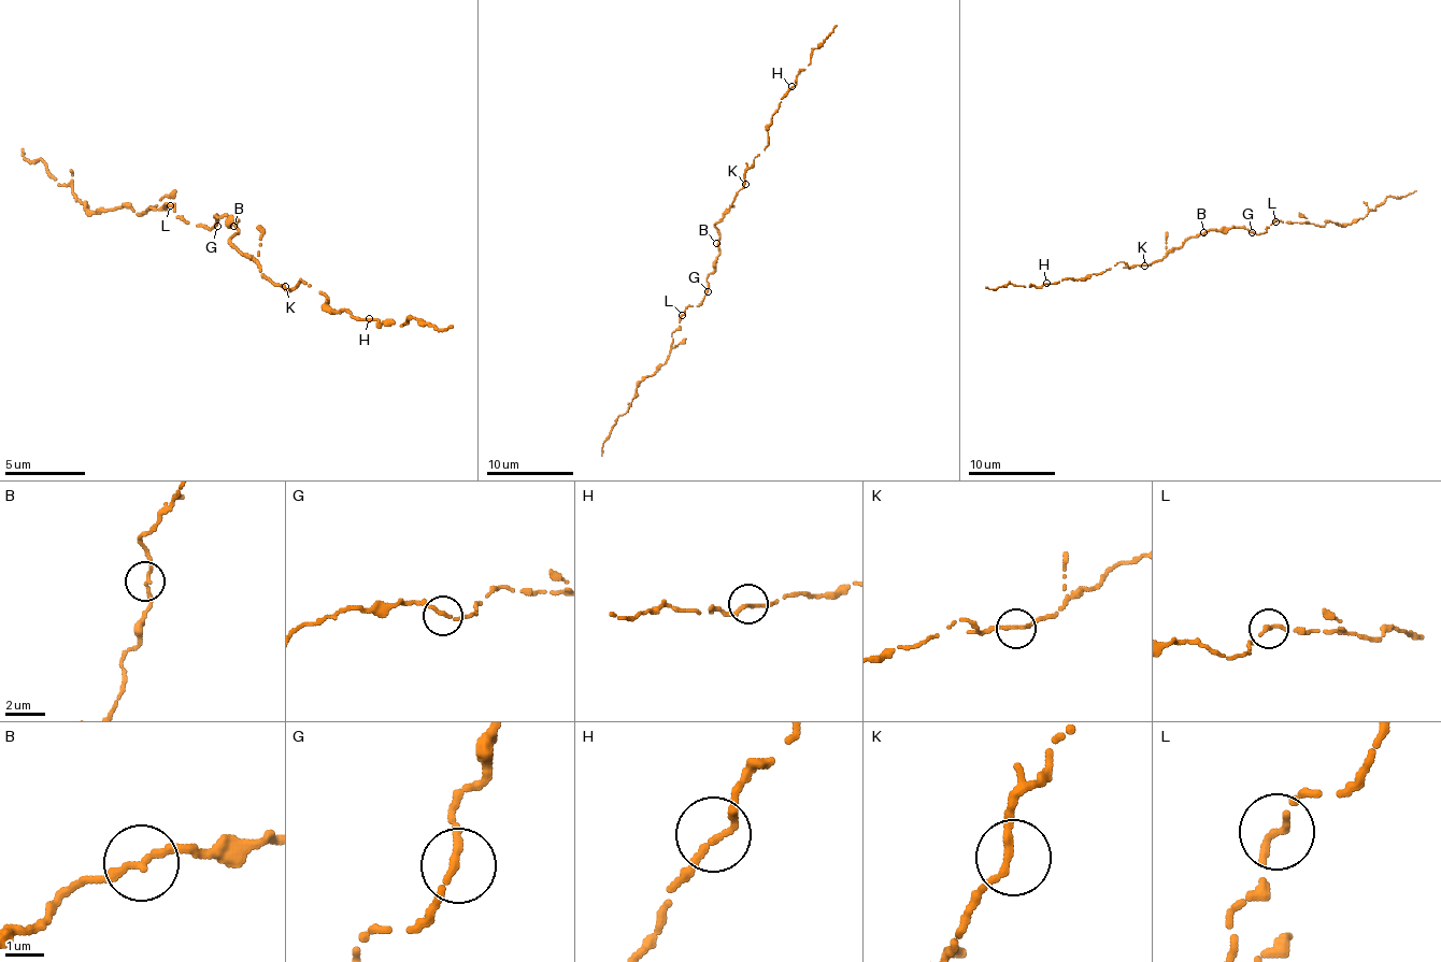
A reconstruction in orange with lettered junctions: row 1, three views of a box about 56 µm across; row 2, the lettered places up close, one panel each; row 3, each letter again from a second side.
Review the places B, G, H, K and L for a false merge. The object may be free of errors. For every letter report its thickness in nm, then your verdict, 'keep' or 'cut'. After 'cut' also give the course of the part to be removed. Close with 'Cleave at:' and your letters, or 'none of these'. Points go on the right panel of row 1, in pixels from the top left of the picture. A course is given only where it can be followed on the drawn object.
B: 180 nm | keep
G: 180 nm | keep
H: 170 nm | keep
K: 190 nm | keep
L: 170 nm | keep
Cleave at: none of these

